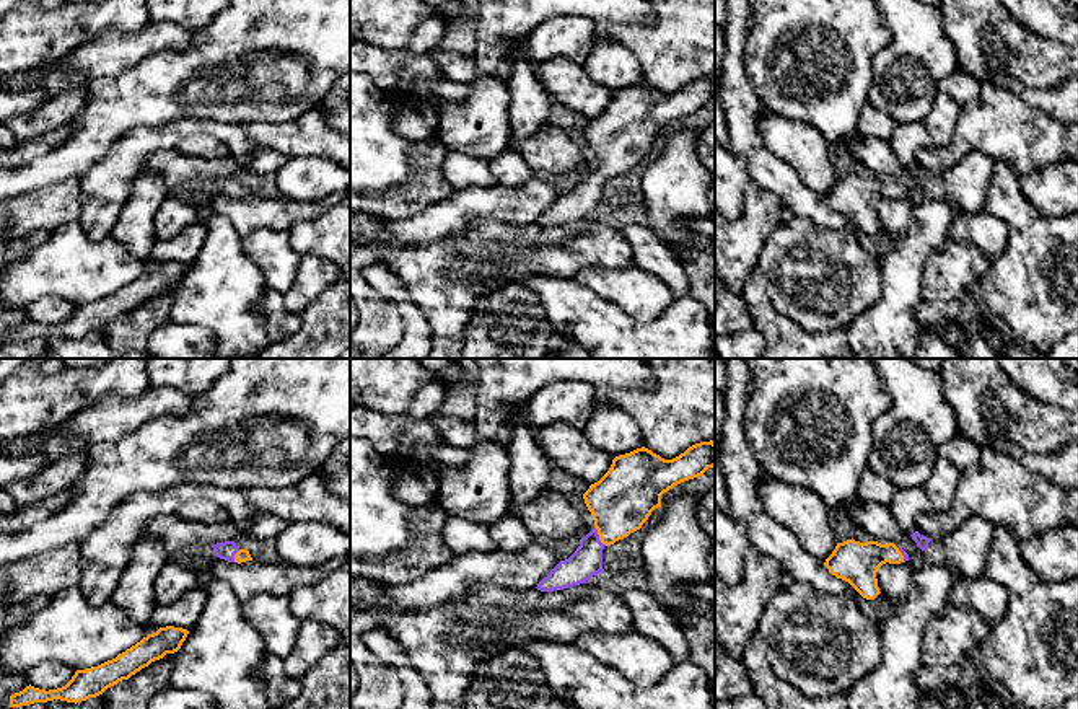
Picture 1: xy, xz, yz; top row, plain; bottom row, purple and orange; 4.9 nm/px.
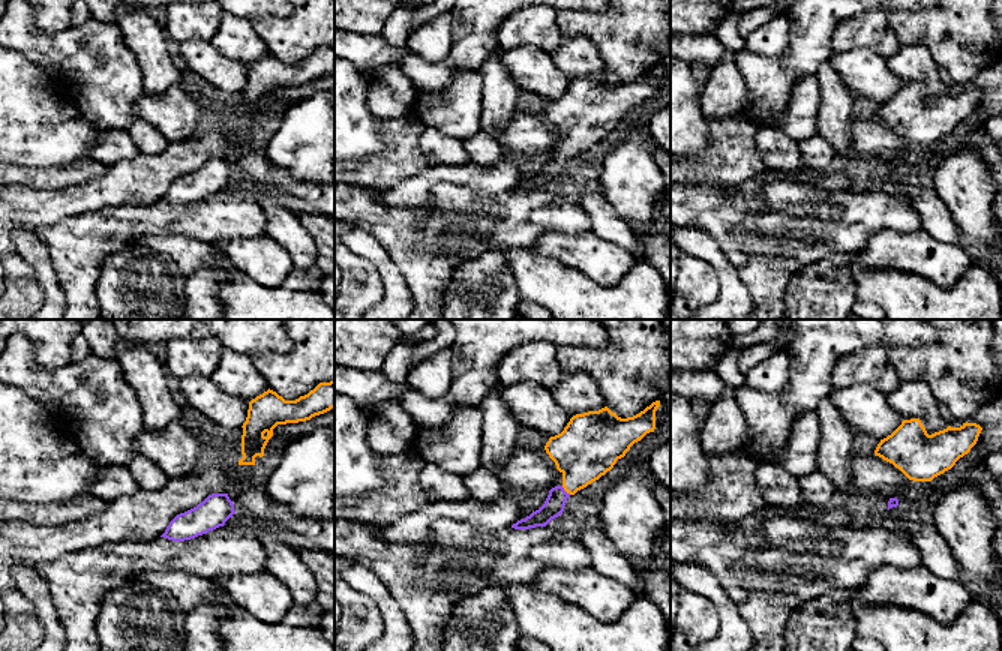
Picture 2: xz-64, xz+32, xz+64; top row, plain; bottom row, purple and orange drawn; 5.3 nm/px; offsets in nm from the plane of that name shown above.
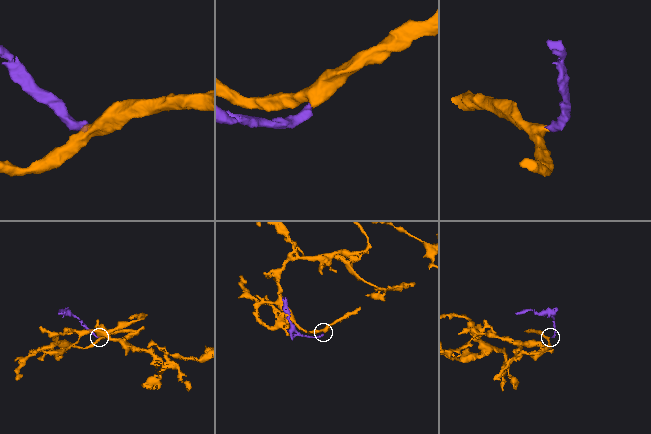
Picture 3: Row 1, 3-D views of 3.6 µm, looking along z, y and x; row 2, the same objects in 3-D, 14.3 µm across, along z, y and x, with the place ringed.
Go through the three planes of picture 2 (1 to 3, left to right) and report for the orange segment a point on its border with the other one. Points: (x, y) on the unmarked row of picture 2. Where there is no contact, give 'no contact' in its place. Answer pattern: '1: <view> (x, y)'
1: no contact
2: xz+32 (564, 155)
3: no contact

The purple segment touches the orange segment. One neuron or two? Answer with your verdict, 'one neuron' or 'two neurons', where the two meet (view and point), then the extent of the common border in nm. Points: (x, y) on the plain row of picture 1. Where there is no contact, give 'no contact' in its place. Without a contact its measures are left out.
one neuron; meets purple in xz at (598, 171); contact 110 nm long

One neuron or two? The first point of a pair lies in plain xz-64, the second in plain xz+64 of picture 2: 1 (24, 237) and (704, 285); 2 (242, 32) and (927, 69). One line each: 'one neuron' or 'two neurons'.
1: two neurons
2: one neuron

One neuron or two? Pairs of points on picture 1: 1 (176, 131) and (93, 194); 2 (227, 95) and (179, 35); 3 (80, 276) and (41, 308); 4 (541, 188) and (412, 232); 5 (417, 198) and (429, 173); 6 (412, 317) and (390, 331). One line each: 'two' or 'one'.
1: one
2: two
3: two
4: one
5: one
6: two

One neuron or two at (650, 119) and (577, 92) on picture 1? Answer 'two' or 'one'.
one

